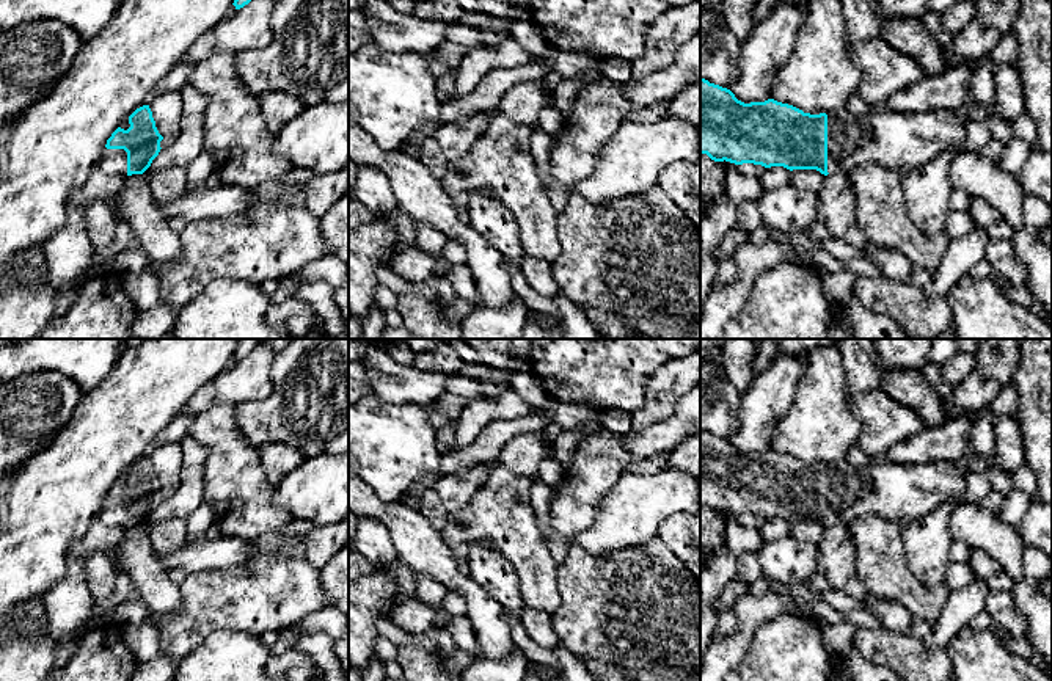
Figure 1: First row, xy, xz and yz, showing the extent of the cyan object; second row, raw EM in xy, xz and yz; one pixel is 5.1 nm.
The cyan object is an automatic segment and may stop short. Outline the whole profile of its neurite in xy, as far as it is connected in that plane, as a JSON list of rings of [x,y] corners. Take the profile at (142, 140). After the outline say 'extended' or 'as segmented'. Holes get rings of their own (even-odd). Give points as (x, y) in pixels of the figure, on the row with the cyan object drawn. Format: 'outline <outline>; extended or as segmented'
outline [[[143,105],[107,140],[97,168],[105,174],[143,174],[165,144],[149,105]]]; extended

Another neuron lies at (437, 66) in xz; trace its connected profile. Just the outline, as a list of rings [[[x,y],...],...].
[[[435,50],[426,52],[422,55],[424,55],[424,58],[429,64],[429,69],[435,78],[438,78],[444,74],[451,74],[452,77],[457,75],[457,72],[454,69],[447,67],[441,60],[437,58]]]

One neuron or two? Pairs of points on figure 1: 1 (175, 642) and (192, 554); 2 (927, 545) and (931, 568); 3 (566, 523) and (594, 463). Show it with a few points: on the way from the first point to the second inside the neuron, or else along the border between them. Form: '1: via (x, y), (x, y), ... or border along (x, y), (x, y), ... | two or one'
1: border along (225, 568), (203, 568), (189, 573) | two
2: via (927, 551), (928, 562) | one
3: via (573, 509), (578, 495), (591, 477) | one

